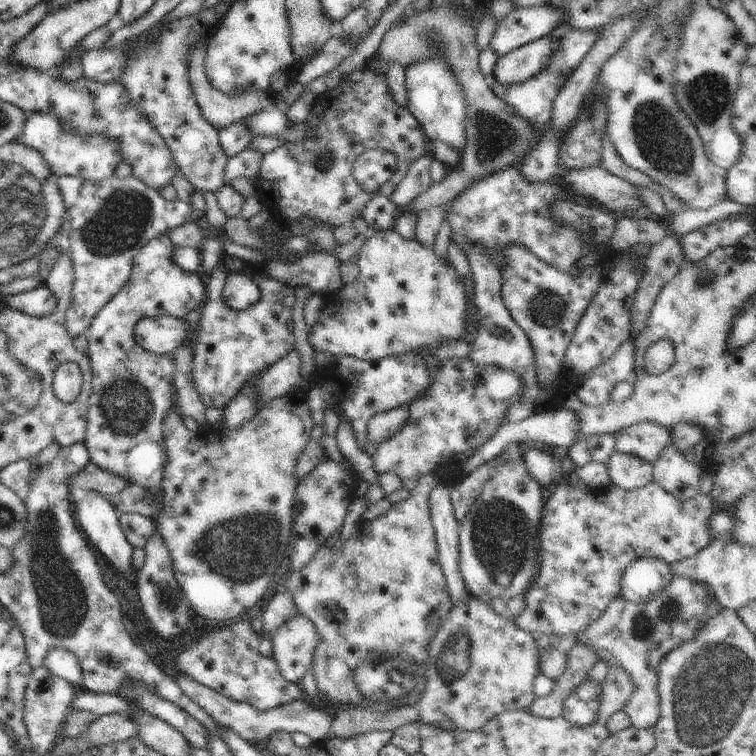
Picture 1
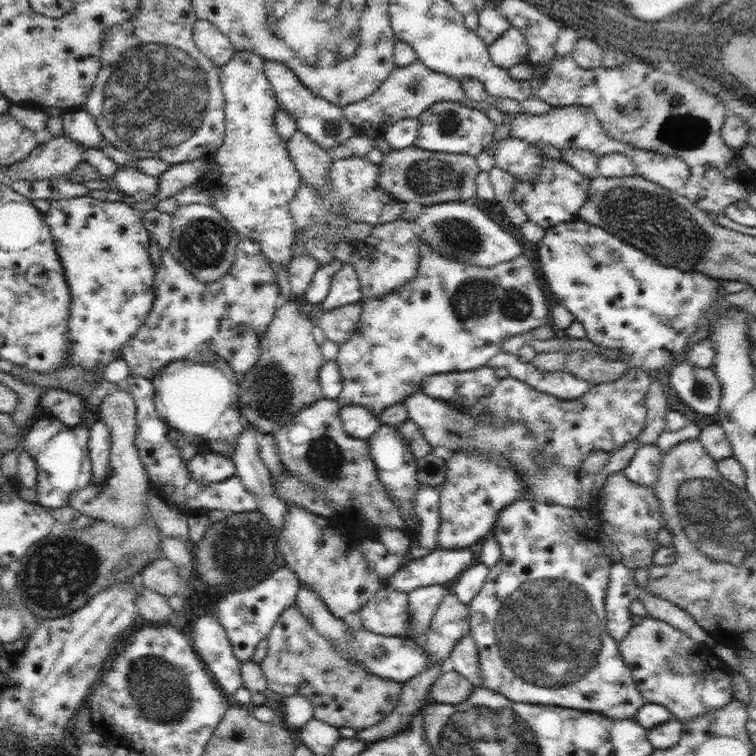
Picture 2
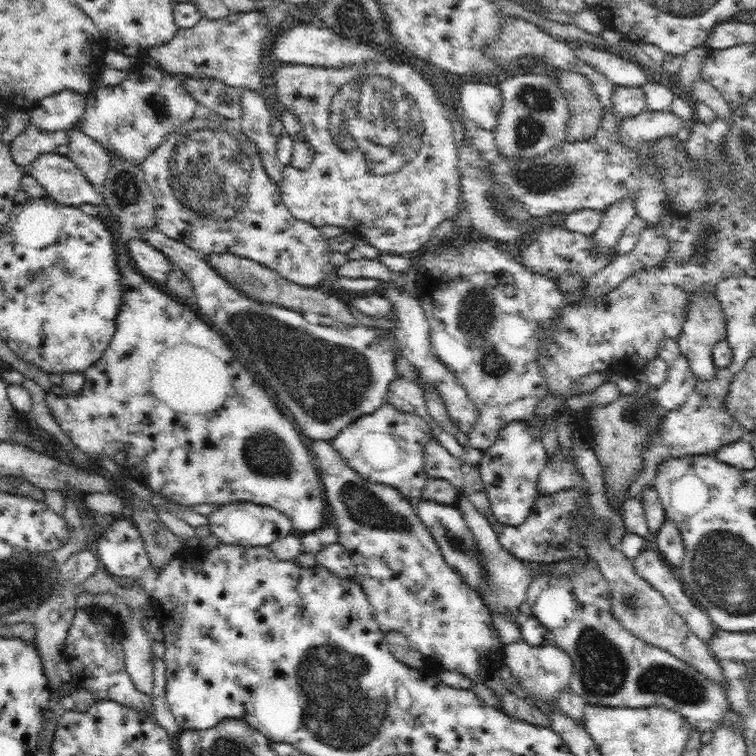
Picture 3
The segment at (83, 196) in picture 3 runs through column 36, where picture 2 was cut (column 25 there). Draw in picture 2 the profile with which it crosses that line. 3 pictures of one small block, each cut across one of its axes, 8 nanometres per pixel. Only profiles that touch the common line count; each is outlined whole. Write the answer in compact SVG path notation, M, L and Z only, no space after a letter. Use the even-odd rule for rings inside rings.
M60 133L49 142L38 145L20 162L9 166L7 175L10 180L48 180L62 178L63 174L71 174L77 166L85 161L85 150L82 143L74 141Z

